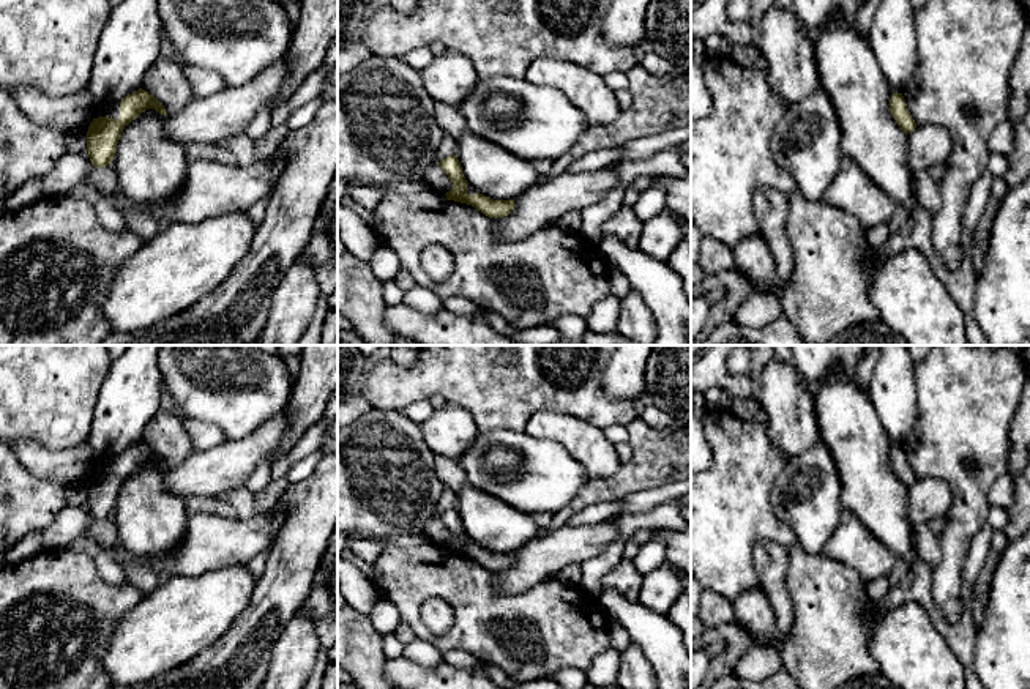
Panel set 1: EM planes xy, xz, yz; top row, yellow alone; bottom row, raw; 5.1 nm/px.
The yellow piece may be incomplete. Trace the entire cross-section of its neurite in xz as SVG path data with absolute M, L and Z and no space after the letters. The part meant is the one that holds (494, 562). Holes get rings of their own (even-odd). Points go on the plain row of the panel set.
M456 508L431 517L420 533L431 538L435 544L446 549L448 553L475 560L483 568L498 572L508 569L516 557L514 553L494 553L476 546L465 533L461 516Z

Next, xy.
M142 441L121 454L101 457L87 486L87 506L95 520L112 517L125 479L148 460L167 468L162 456Z

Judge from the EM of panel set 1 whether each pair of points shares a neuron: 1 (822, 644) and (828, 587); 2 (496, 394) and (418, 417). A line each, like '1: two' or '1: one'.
1: one
2: two

